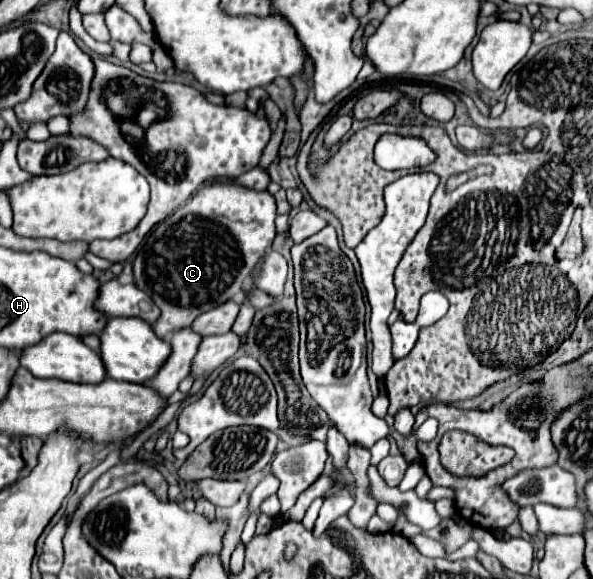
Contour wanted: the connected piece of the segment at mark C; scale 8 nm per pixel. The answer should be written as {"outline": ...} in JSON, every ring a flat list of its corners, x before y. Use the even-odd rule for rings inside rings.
{"outline":[[214,181,210,185,202,185,192,199,154,227,142,251,138,249,132,267,134,285,148,293,160,309,160,317,152,325,160,339,168,339,174,331,190,327,200,313,236,299,242,293,242,283,250,277,276,237,274,217,276,201,268,191,240,189,230,181]]}

